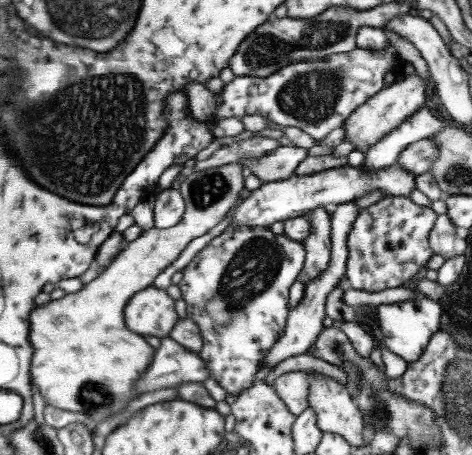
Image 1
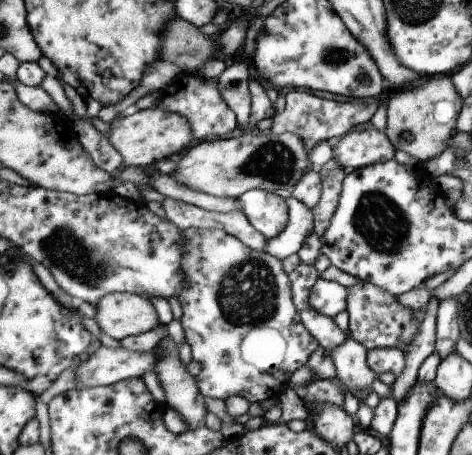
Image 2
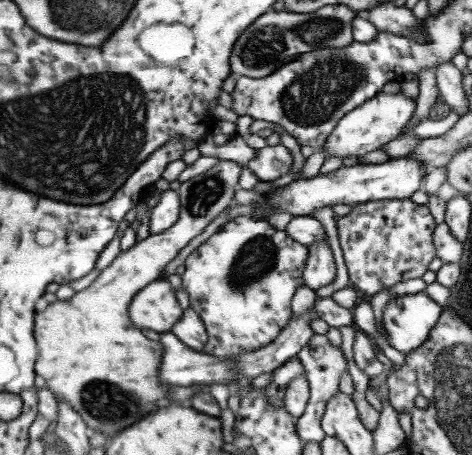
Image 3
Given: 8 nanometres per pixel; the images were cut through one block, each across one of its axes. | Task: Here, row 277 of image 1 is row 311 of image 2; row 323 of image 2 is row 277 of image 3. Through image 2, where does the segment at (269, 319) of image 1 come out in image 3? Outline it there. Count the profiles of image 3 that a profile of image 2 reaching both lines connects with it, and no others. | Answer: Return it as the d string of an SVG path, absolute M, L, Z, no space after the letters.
M251 216L235 218L233 222L225 224L221 232L201 244L185 262L183 290L189 296L189 306L203 318L209 332L209 344L203 352L231 362L237 368L245 354L271 346L295 318L293 298L307 282L305 270L309 256L309 246L291 238L289 232L279 232L267 220L255 220Z

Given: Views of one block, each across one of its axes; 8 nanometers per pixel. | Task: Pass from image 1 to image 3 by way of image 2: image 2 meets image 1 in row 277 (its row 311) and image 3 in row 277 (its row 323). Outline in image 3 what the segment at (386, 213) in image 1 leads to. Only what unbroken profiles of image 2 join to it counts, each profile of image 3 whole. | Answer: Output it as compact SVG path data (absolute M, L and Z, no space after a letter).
M377 200L353 206L353 212L345 218L337 218L337 230L339 230L339 242L343 248L347 272L349 272L349 284L355 290L361 290L369 296L375 296L403 280L421 278L431 264L433 254L433 216L431 208L419 206L413 200Z

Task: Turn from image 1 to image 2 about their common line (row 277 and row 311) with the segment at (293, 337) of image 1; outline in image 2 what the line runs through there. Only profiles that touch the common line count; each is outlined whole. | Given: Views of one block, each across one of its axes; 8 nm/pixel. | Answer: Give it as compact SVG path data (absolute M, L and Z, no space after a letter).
M319 280L319 284L313 290L311 304L315 310L323 312L325 316L335 318L343 310L349 310L349 288L339 284L339 282L329 282L329 280Z

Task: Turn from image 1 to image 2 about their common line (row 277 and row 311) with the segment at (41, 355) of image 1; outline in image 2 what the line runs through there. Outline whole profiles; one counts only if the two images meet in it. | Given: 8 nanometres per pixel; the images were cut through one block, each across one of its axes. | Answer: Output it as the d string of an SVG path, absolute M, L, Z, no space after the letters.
M109 294L109 296L105 296L97 308L97 324L101 326L103 334L107 334L119 342L123 342L125 338L131 338L131 336L147 334L147 332L155 330L157 326L161 326L159 314L157 314L157 308L153 306L153 302L139 294Z

